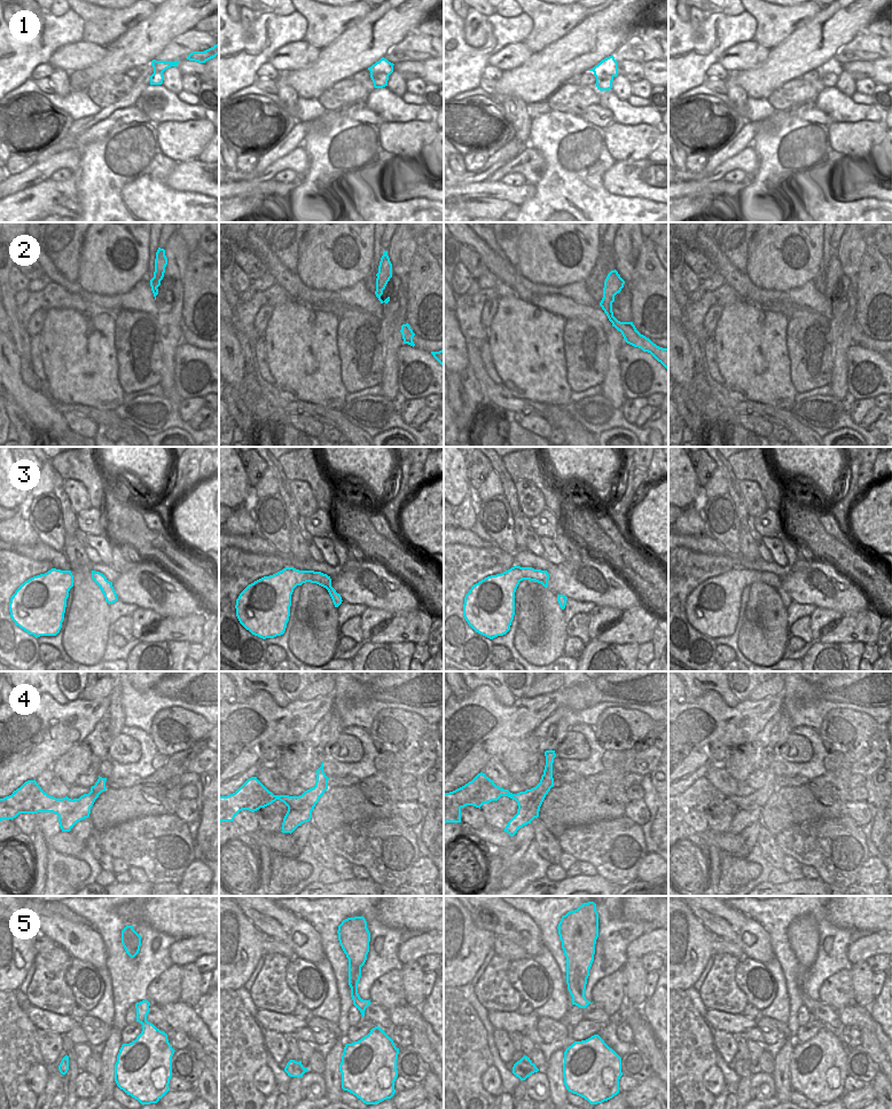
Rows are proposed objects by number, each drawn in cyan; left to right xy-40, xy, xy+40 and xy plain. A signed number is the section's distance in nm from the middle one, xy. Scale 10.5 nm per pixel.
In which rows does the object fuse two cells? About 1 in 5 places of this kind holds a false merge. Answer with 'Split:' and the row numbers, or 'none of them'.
Split: 1

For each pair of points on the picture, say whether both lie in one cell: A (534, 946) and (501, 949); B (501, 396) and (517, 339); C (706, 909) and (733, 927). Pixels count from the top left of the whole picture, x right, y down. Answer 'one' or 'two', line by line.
A: two
B: two
C: one

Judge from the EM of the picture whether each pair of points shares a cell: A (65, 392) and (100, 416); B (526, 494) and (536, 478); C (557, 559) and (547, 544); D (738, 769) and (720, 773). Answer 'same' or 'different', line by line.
A: different
B: different
C: same
D: different

